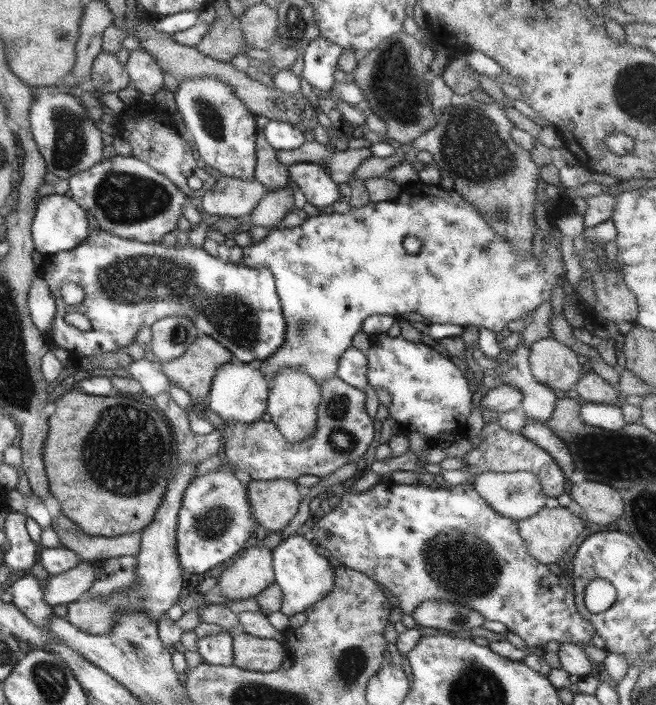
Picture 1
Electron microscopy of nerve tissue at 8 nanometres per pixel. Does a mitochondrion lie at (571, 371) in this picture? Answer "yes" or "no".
no

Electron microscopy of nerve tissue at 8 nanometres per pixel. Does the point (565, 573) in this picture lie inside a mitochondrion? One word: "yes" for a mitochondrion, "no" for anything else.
no

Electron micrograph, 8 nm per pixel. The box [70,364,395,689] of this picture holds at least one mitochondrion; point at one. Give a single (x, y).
(126, 453)

